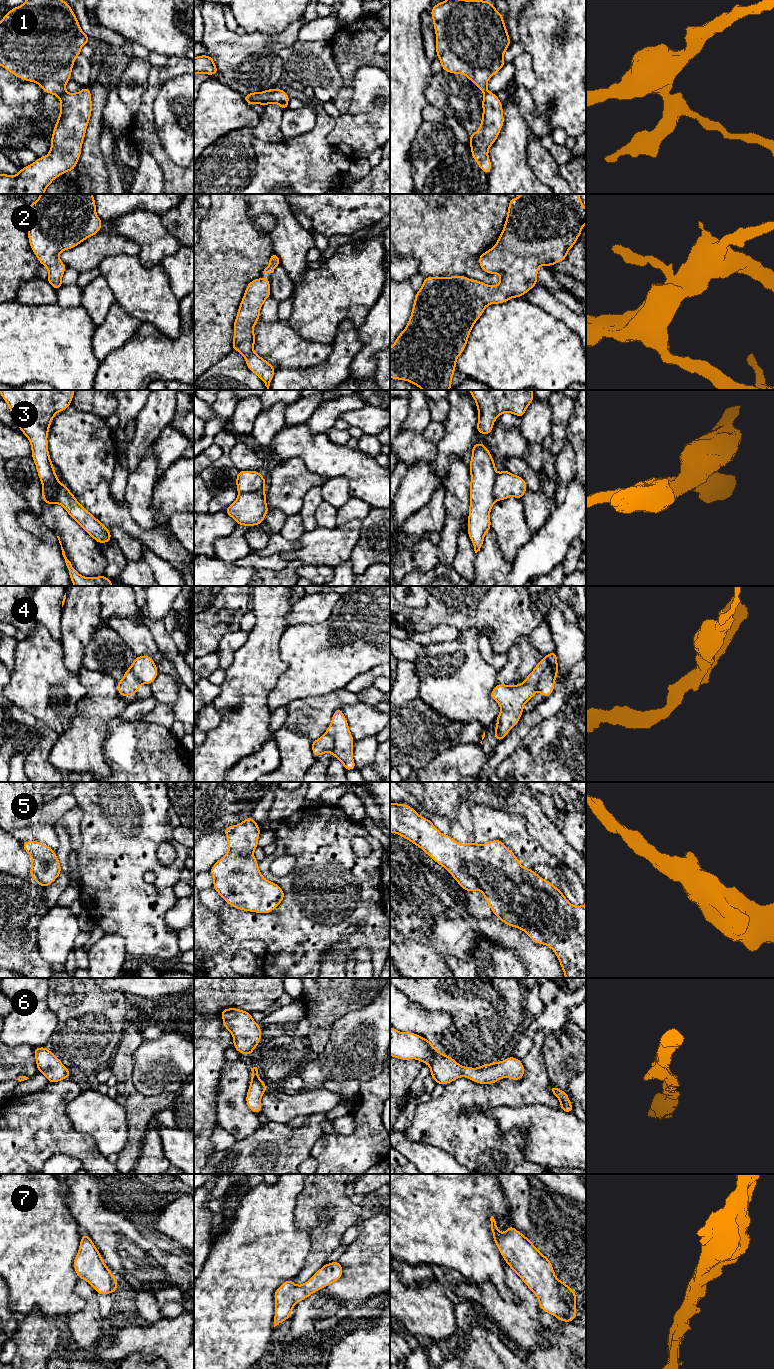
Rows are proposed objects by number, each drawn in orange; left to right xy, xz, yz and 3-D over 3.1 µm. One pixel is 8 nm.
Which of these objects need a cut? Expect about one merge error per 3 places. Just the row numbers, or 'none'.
1, 3, 4

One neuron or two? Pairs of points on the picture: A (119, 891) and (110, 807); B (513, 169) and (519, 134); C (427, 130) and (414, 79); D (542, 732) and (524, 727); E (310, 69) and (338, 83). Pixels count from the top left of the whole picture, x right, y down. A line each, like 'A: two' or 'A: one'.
A: one
B: one
C: two
D: two
E: one

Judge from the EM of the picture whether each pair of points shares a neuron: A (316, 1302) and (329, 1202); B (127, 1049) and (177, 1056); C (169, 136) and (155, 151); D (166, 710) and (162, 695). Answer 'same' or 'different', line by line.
A: different
B: different
C: different
D: different

